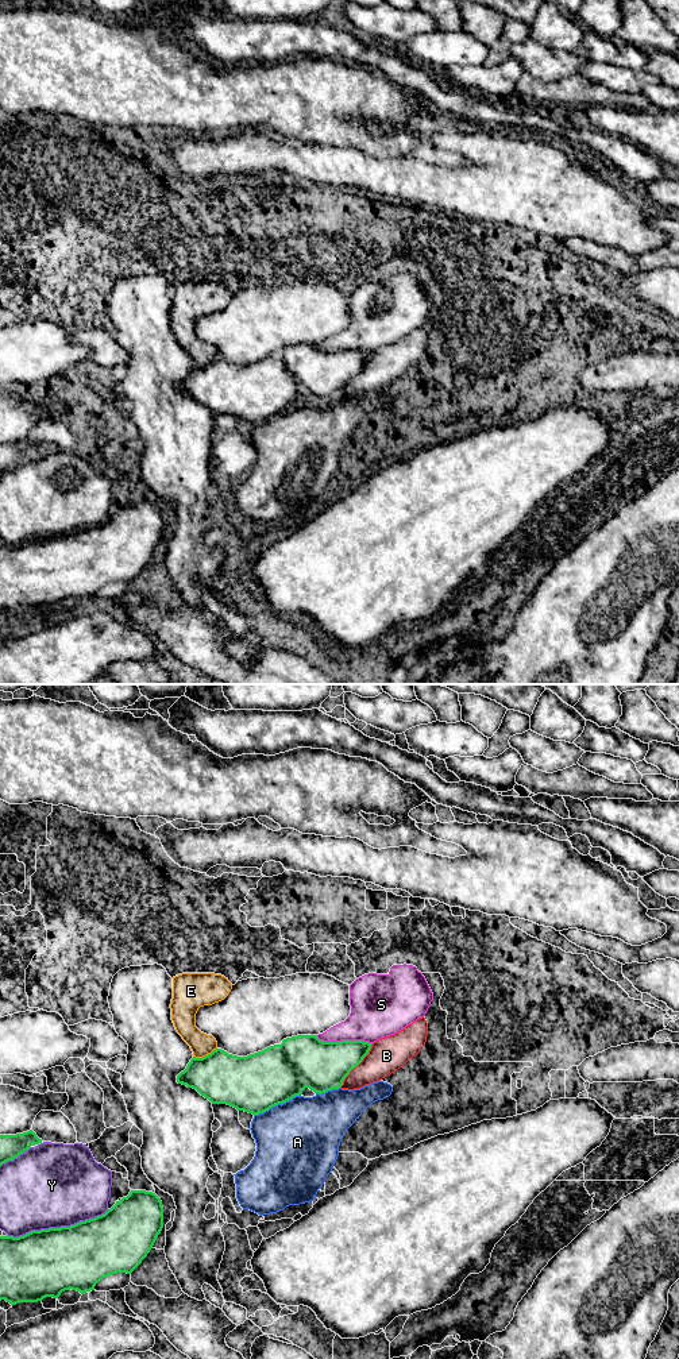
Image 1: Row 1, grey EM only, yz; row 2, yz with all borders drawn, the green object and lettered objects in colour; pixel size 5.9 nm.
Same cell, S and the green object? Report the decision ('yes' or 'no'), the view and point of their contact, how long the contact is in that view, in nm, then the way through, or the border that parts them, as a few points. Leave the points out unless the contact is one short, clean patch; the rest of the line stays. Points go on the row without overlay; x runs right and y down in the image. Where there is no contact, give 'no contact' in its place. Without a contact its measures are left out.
no; contact yz (344, 350); length 340 nm

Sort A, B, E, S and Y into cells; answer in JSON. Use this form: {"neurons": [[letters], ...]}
{"neurons": [["A", "B"], ["E"], ["S"], ["Y"]]}

